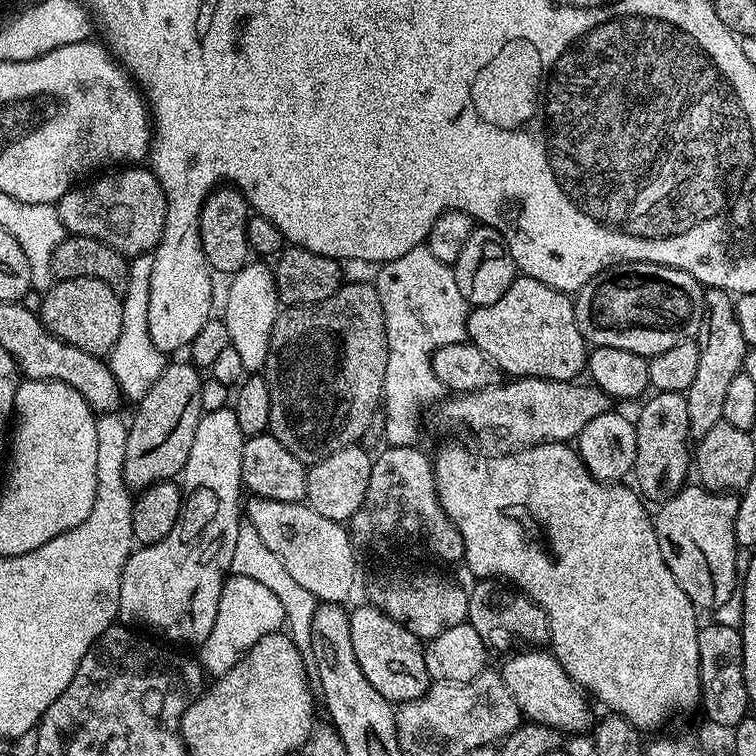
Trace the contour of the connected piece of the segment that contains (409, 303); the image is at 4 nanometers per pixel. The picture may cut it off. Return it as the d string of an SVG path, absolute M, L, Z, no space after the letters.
M426 246L409 250L402 258L386 261L379 265L377 272L380 273L374 277L374 283L378 298L382 298L388 343L382 397L384 436L389 445L410 447L420 436L416 426L420 411L436 399L439 401L446 392L442 382L438 382L438 374L434 374L434 350L468 340L470 306L466 298L462 298L462 290L458 290L453 265L438 262Z

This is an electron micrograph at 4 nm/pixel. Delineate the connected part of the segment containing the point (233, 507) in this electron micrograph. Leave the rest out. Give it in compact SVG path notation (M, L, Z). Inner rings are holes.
M231 406L201 415L198 430L194 430L190 458L186 458L182 473L180 513L166 538L137 547L128 557L120 579L121 617L129 616L134 623L145 624L176 644L199 646L210 638L210 630L214 630L214 618L218 614L218 598L232 567L234 541L242 523L240 492L244 488L242 450L245 439L242 430L238 430L238 418L234 418Z

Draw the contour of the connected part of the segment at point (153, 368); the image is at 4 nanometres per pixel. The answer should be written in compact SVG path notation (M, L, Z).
M133 271L128 277L127 287L123 289L122 299L122 334L118 334L118 342L110 355L106 364L110 369L111 379L120 387L120 392L131 402L139 402L158 382L166 363L165 353L154 346L154 338L150 338L150 326L148 325L148 307L150 306L150 278L147 271Z

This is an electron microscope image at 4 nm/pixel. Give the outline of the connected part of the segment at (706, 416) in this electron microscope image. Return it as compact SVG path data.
M704 288L704 309L694 339L698 346L698 371L686 393L686 414L688 435L698 442L724 418L722 406L727 389L734 374L742 371L749 350L748 343L742 338L742 326L736 321L733 293L723 292L720 288Z

